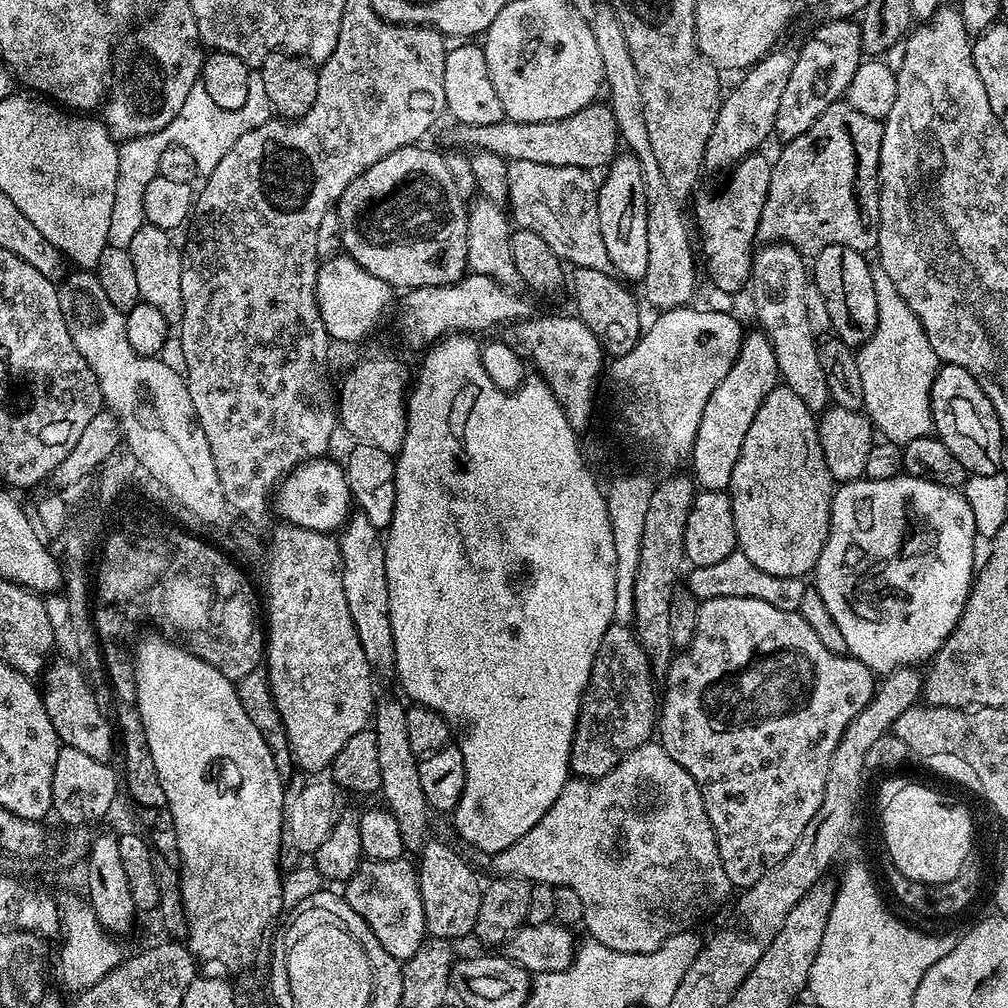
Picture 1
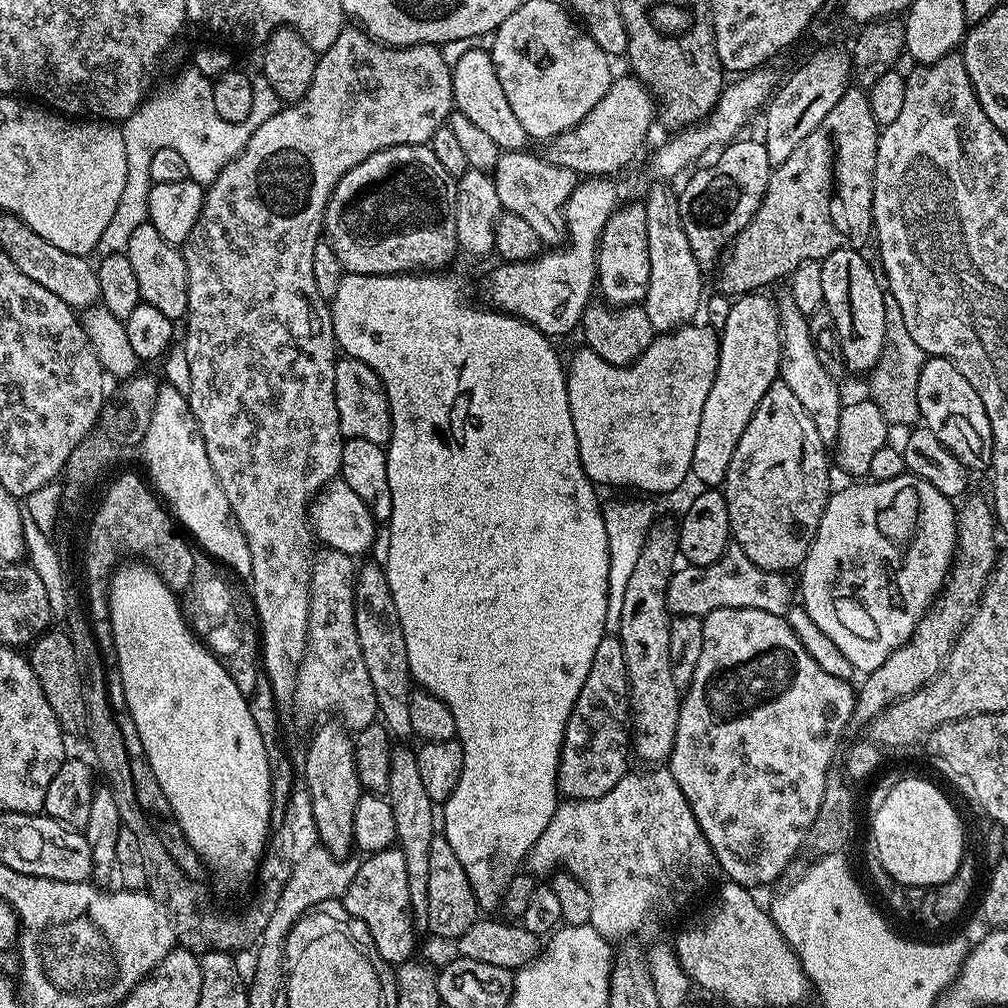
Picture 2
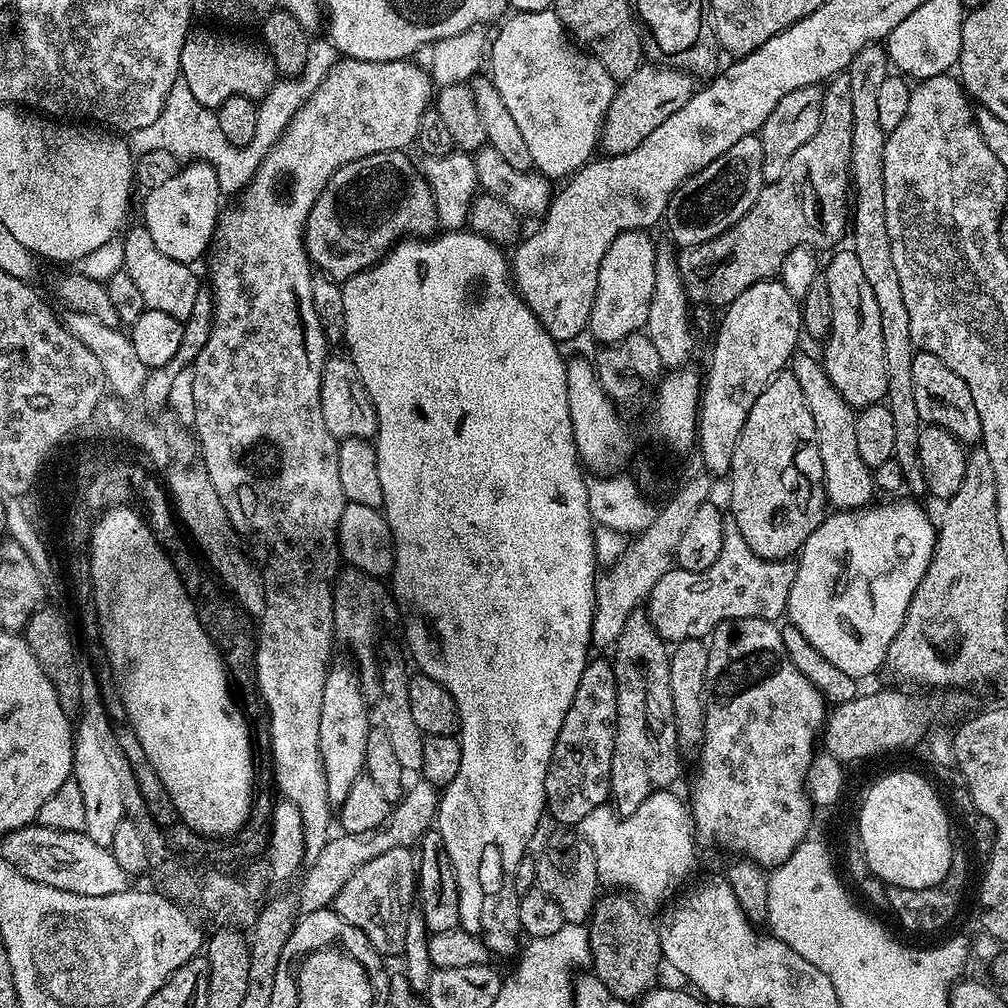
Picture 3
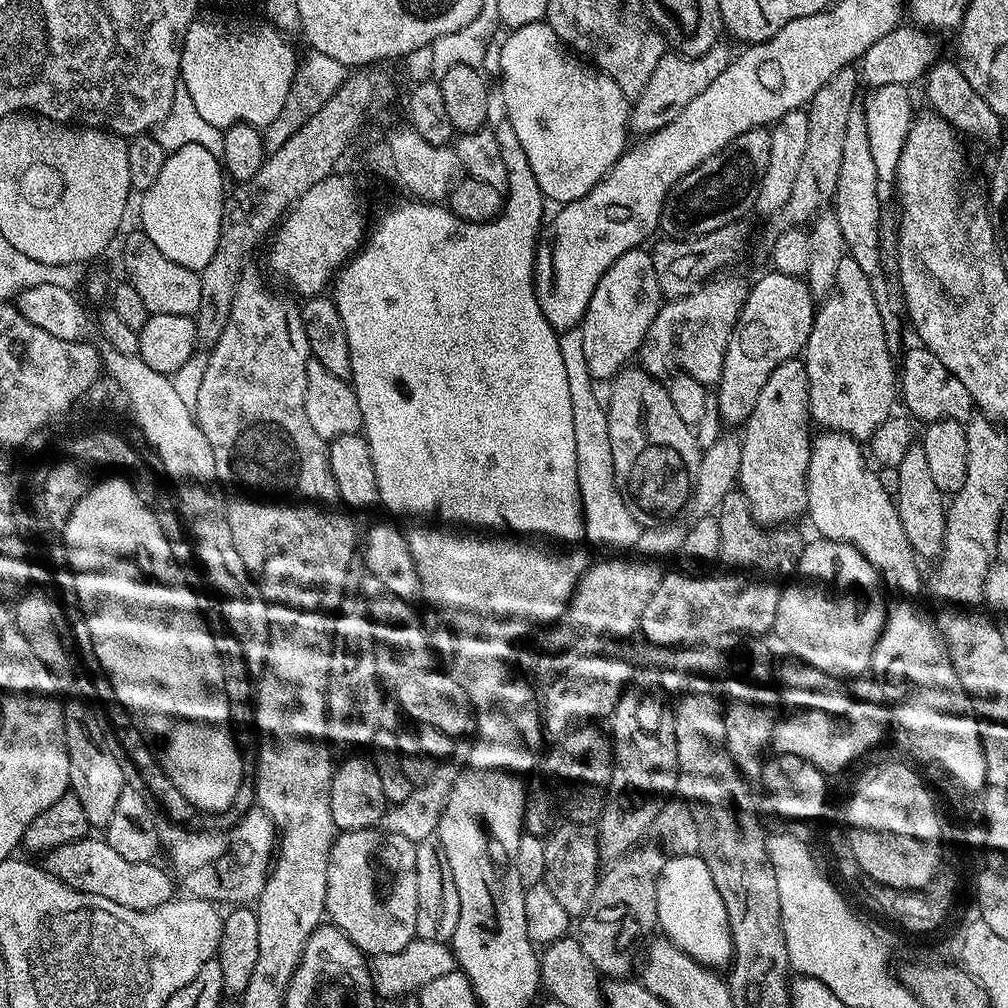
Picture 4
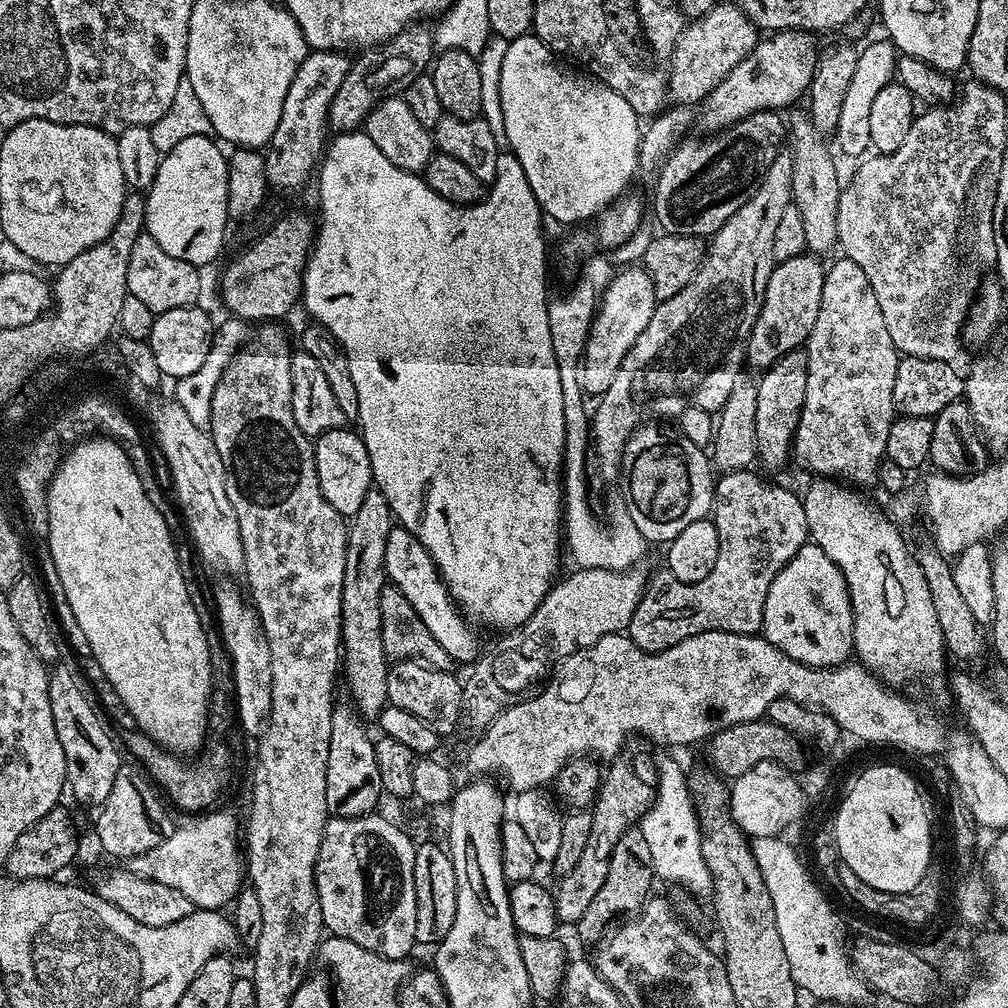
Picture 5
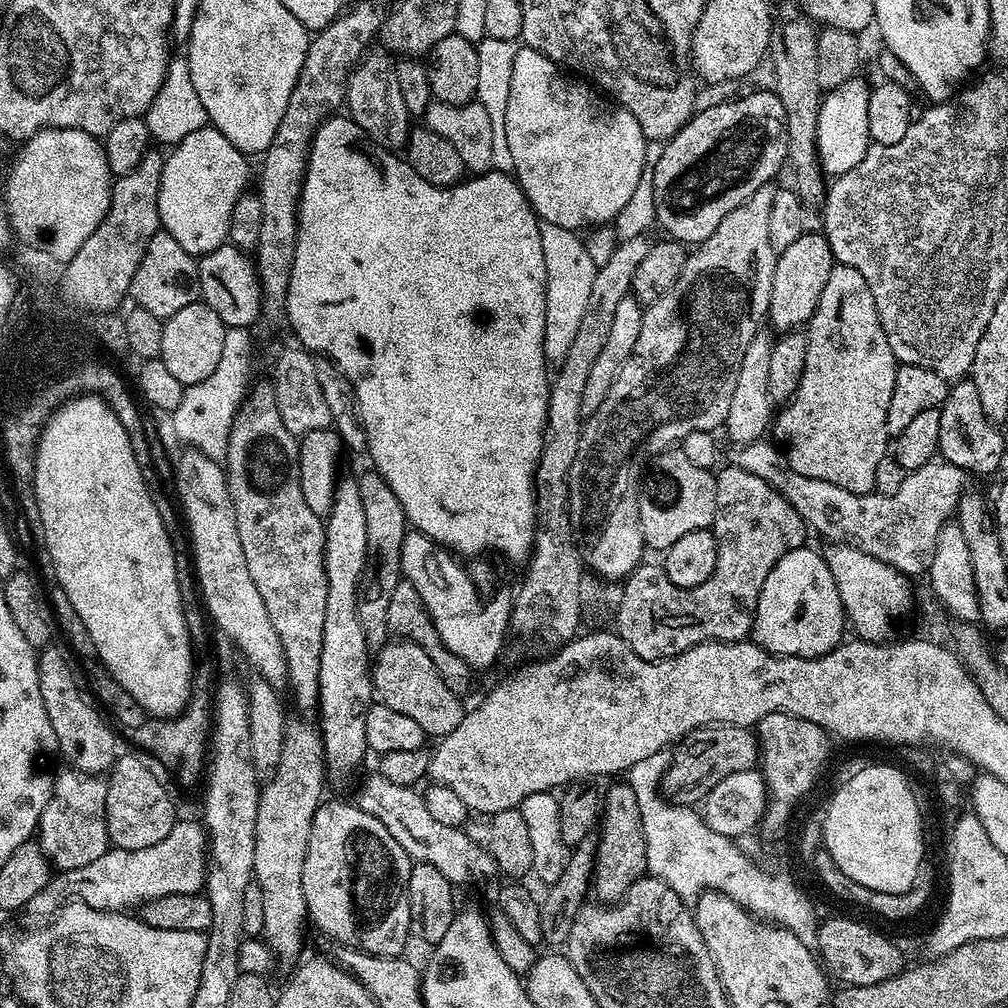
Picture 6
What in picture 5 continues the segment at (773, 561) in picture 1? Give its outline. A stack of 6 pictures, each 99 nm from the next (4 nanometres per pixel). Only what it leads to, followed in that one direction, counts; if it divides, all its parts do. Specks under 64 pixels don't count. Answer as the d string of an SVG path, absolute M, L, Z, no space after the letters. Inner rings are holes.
M803 347L790 350L778 362L774 362L770 367L763 369L761 380L758 380L756 389L758 390L758 411L754 414L754 430L756 431L756 455L759 463L765 464L768 468L780 468L787 460L790 460L792 451L792 436L796 433L800 411L804 405L804 395L806 394L806 374L808 373L808 353Z

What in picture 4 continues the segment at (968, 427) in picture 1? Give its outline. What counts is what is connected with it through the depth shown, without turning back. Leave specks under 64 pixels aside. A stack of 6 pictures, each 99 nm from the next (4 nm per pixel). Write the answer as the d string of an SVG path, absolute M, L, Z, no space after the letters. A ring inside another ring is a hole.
M915 347L908 353L905 351L904 361L899 361L898 364L898 392L902 397L902 404L904 400L905 406L909 408L907 411L917 421L920 419L924 420L923 422L934 420L967 422L971 420L974 415L974 405L970 398L970 390L966 390L966 386L962 386L962 382L958 382L958 378L954 378L954 374L946 370L942 362L938 362L938 358L929 348Z

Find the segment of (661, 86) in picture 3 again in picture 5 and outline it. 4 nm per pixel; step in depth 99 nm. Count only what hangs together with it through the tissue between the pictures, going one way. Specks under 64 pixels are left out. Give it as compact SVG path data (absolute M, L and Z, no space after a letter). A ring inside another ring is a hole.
M717 2L704 16L697 16L691 22L685 23L682 34L676 43L676 49L672 55L672 66L668 69L668 95L677 104L699 105L742 62L750 50L754 50L758 39L758 29L754 22L734 2Z

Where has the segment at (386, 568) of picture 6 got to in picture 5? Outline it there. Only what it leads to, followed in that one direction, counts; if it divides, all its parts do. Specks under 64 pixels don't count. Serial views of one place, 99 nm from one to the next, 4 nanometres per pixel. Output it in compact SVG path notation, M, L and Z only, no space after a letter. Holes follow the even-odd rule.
M378 491L366 494L358 514L347 521L348 545L346 570L342 578L340 642L342 645L342 680L348 683L351 703L365 721L375 721L388 704L386 678L390 661L382 646L382 590L386 583L384 563L386 542L394 527L394 517L386 498Z

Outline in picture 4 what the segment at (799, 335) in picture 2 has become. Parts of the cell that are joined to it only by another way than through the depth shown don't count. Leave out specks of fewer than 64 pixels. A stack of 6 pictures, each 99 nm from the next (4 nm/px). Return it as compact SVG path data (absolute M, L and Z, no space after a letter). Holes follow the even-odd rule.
M821 431L819 436L812 441L812 457L808 467L806 516L807 519L812 519L813 526L820 531L817 533L823 539L841 540L847 544L853 544L876 567L881 581L887 587L889 584L894 591L901 592L904 596L916 596L920 588L922 592L922 576L920 580L919 568L921 565L918 563L916 551L912 549L906 538L906 530L902 530L902 518L898 518L893 493L882 490L882 482L878 482L876 474L877 469L870 463L861 441L847 436L845 432Z

